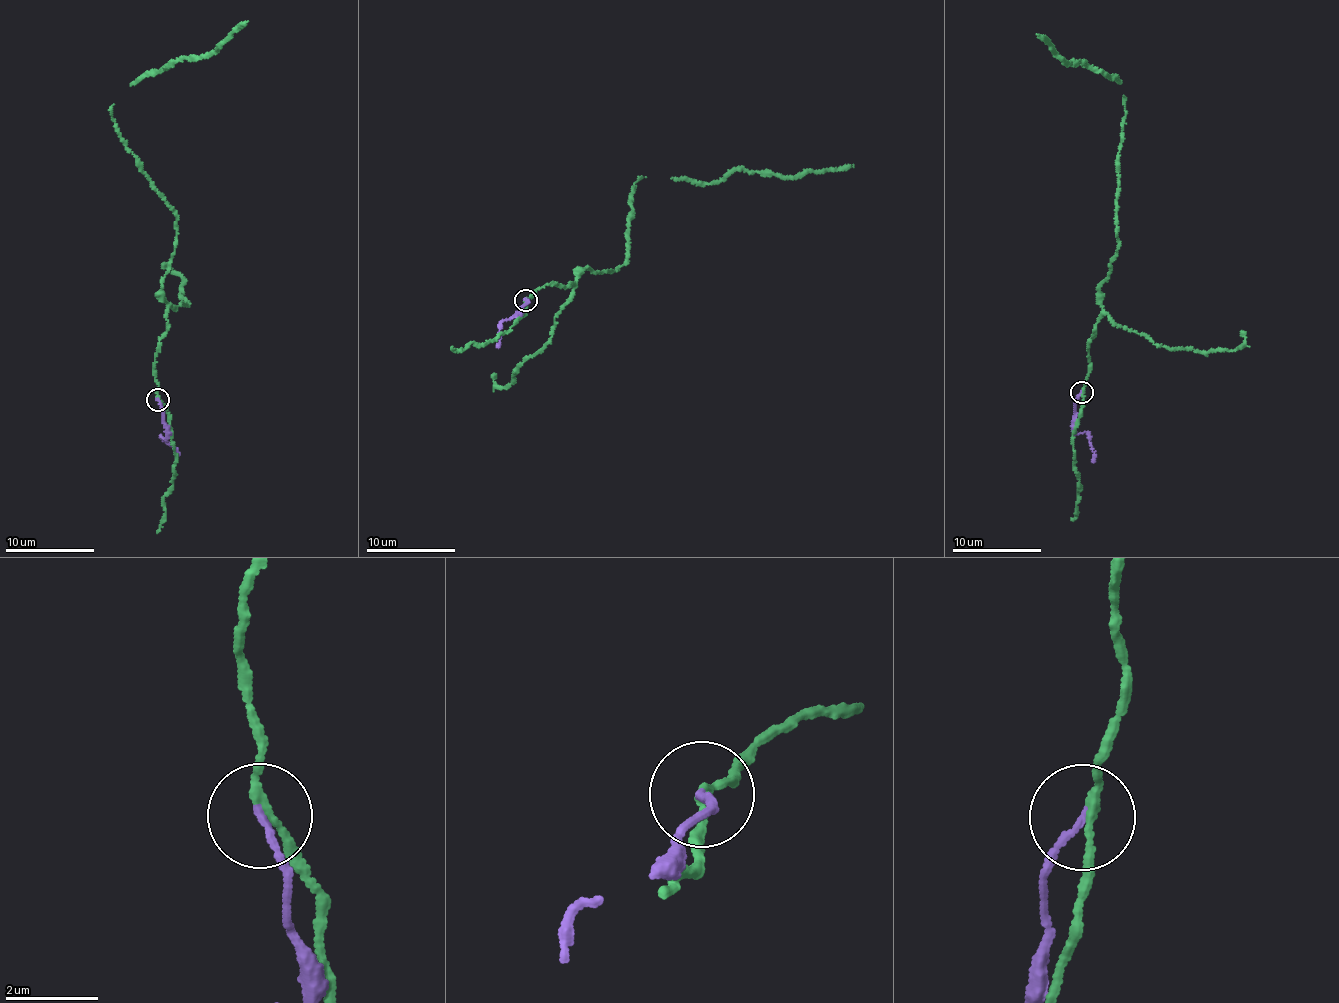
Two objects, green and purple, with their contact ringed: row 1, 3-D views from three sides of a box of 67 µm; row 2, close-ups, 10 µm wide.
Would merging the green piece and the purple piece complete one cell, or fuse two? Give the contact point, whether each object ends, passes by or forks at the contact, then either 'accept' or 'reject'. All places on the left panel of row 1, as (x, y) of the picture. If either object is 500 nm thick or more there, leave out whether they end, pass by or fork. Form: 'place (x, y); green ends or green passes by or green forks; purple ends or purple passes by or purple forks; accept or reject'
place (158, 400); green passes by; purple ends; reject

